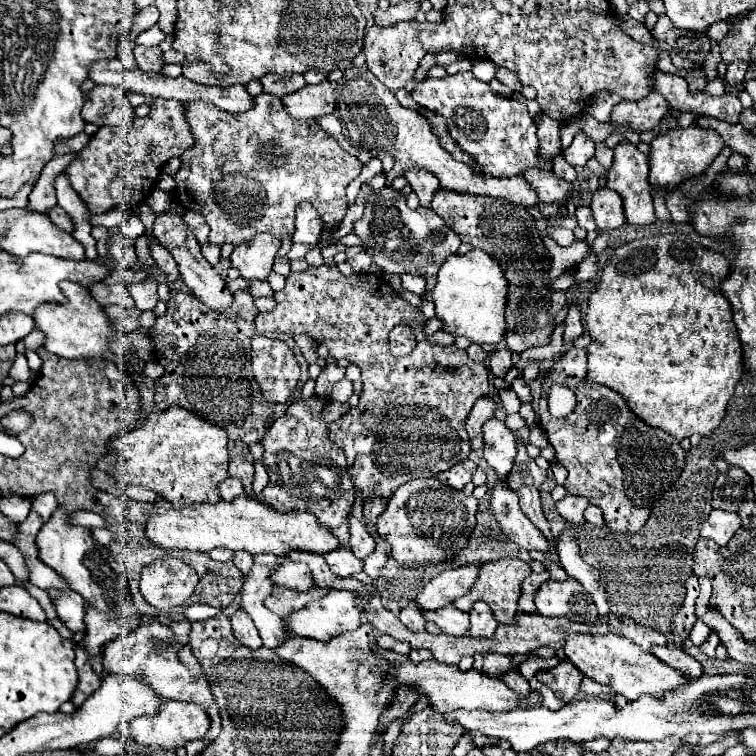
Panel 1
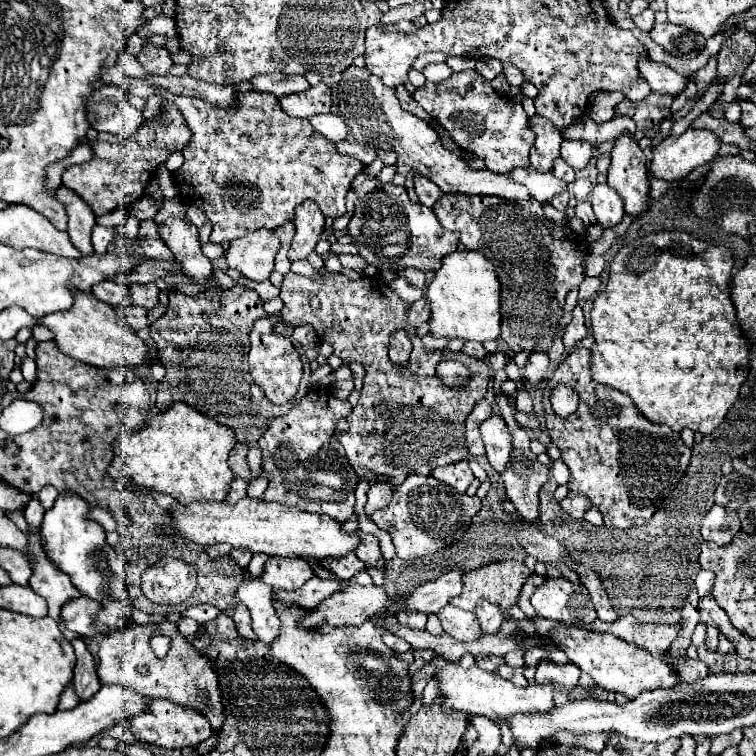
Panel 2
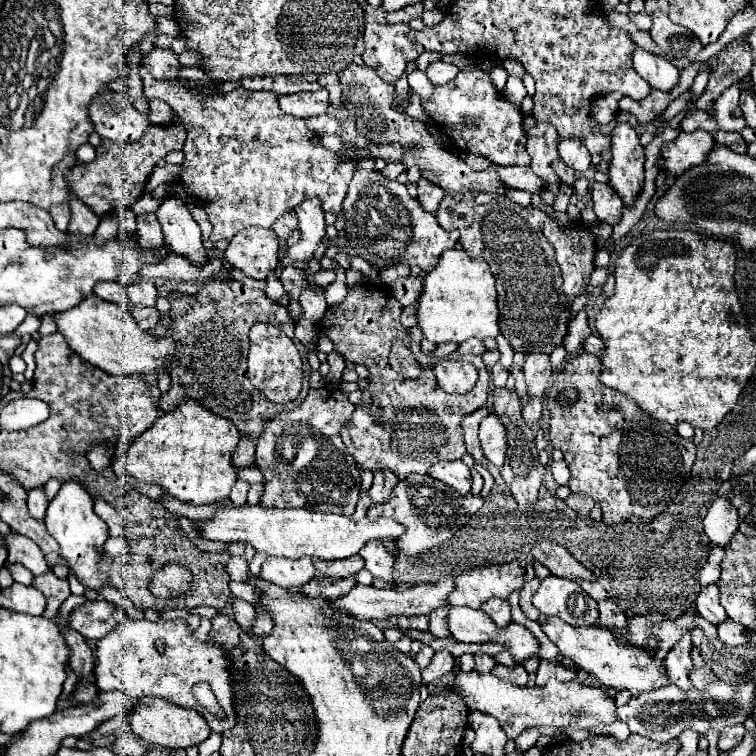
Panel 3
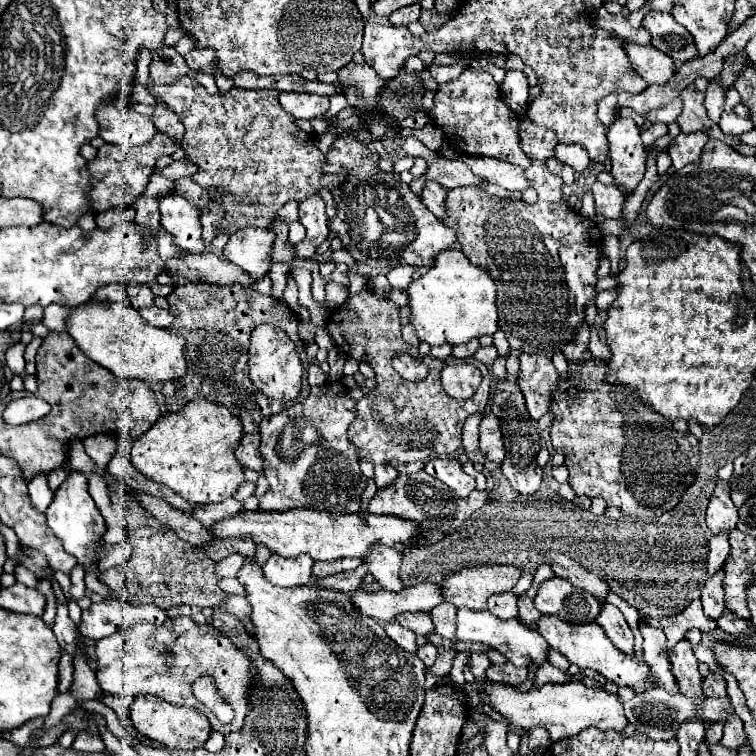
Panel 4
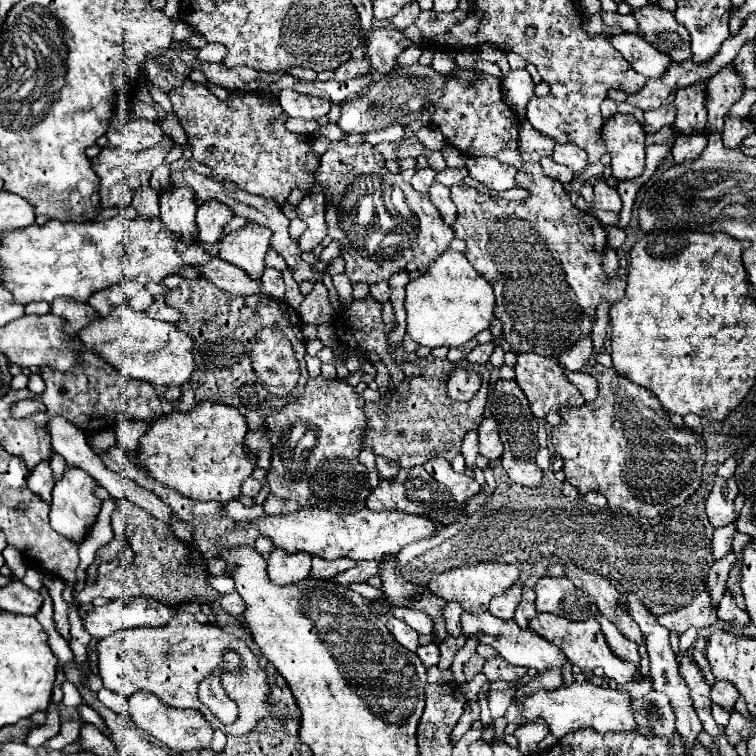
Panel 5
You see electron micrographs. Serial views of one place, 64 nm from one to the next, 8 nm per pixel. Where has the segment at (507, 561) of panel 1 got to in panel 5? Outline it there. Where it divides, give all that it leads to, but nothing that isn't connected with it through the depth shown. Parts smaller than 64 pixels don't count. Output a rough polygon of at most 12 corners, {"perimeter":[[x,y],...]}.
{"perimeter":[[480,562],[434,576],[430,590],[486,612],[518,582],[512,564]]}

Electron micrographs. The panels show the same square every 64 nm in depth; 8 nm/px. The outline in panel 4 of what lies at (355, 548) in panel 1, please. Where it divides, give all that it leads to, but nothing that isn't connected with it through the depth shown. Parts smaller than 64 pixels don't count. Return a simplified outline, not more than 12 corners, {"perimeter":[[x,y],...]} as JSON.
{"perimeter":[[374,544],[364,562],[384,590],[398,592],[400,552]]}

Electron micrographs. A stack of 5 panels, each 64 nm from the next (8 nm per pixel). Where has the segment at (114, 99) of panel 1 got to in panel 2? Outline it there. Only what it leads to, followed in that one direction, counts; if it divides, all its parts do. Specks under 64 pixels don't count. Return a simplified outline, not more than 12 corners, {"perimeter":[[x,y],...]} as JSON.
{"perimeter":[[100,86],[86,104],[98,132],[128,138],[144,116],[118,86]]}

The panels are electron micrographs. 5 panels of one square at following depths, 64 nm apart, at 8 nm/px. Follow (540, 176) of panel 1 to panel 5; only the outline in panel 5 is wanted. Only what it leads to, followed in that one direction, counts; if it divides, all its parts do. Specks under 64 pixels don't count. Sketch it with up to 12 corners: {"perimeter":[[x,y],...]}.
{"perimeter":[[468,156],[470,176],[492,194],[516,188],[516,168]]}

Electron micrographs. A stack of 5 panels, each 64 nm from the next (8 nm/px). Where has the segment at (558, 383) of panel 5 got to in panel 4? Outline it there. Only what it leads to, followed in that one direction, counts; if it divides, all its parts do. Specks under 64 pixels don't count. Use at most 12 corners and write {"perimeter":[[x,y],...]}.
{"perimeter":[[520,356],[518,386],[530,420],[548,412],[558,372],[550,358]]}

